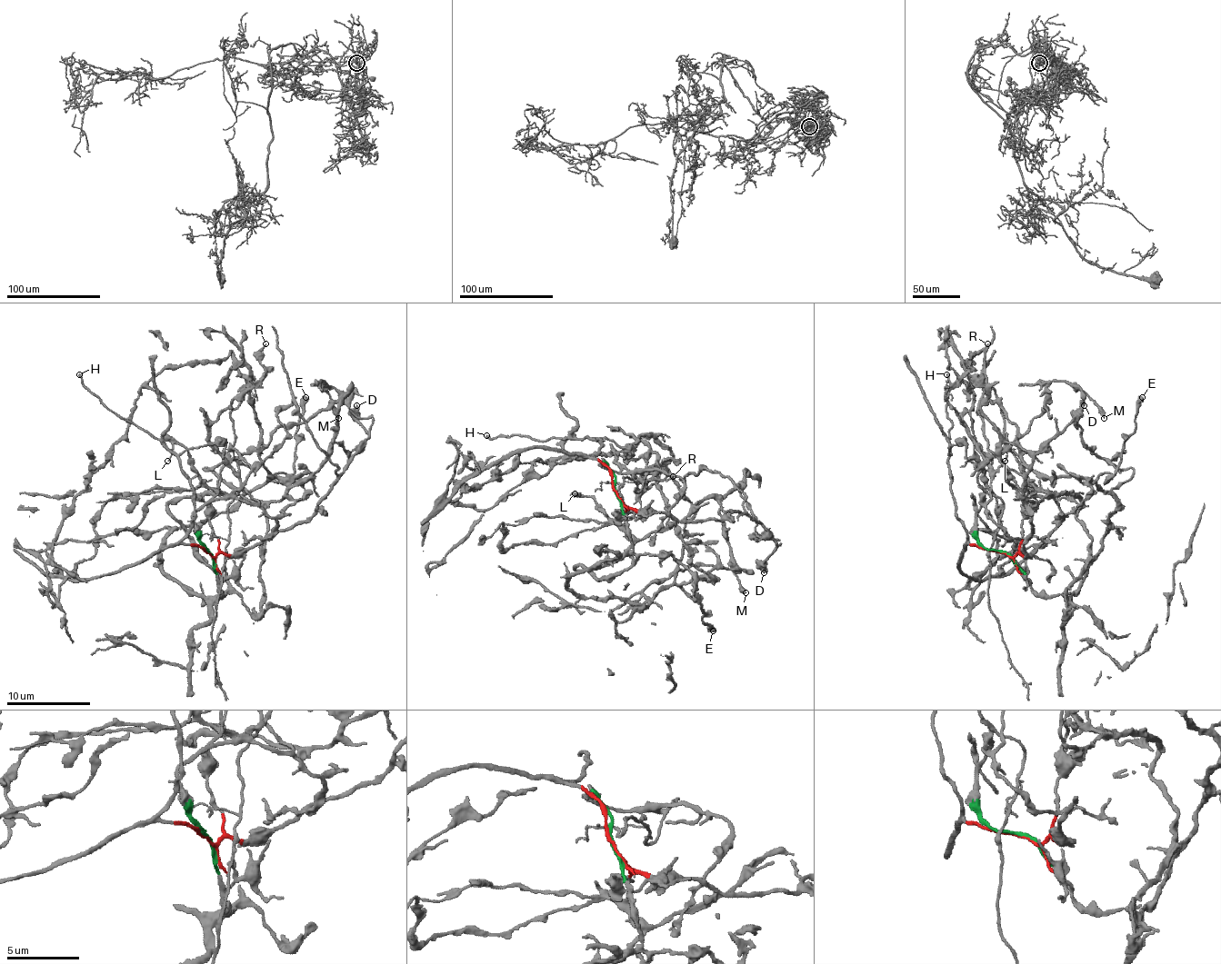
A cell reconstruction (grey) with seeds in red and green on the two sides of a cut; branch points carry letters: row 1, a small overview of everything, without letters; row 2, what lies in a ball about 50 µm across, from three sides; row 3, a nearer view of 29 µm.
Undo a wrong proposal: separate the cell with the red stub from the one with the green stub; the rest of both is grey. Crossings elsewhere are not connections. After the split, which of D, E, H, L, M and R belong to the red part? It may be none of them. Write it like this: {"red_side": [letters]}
{"red_side": ["D", "H"]}

